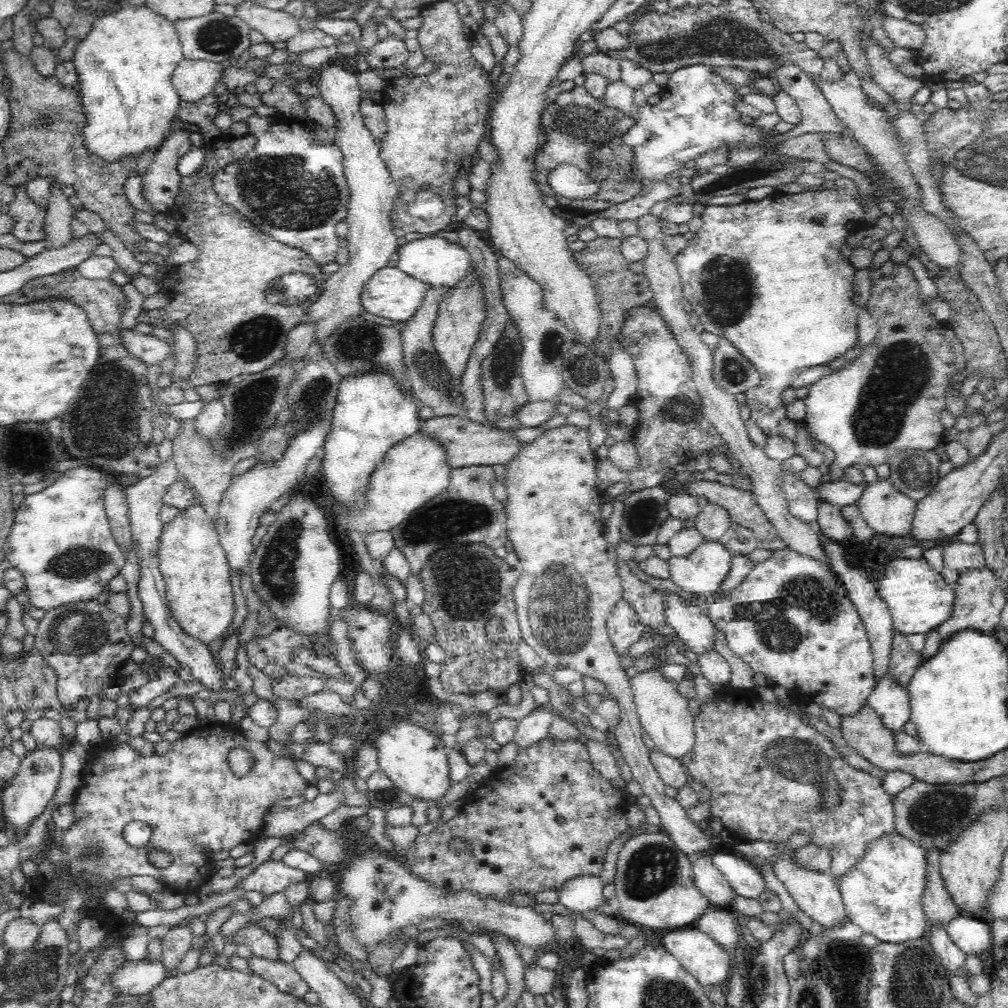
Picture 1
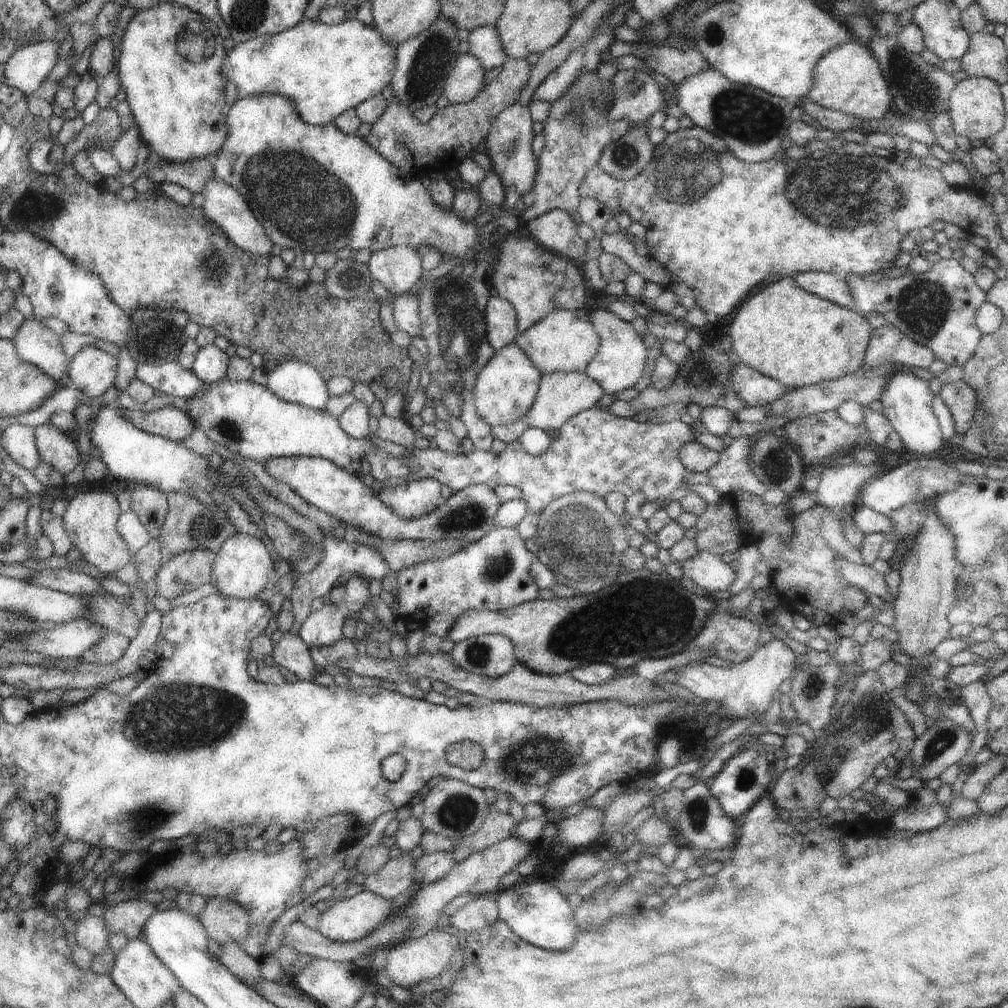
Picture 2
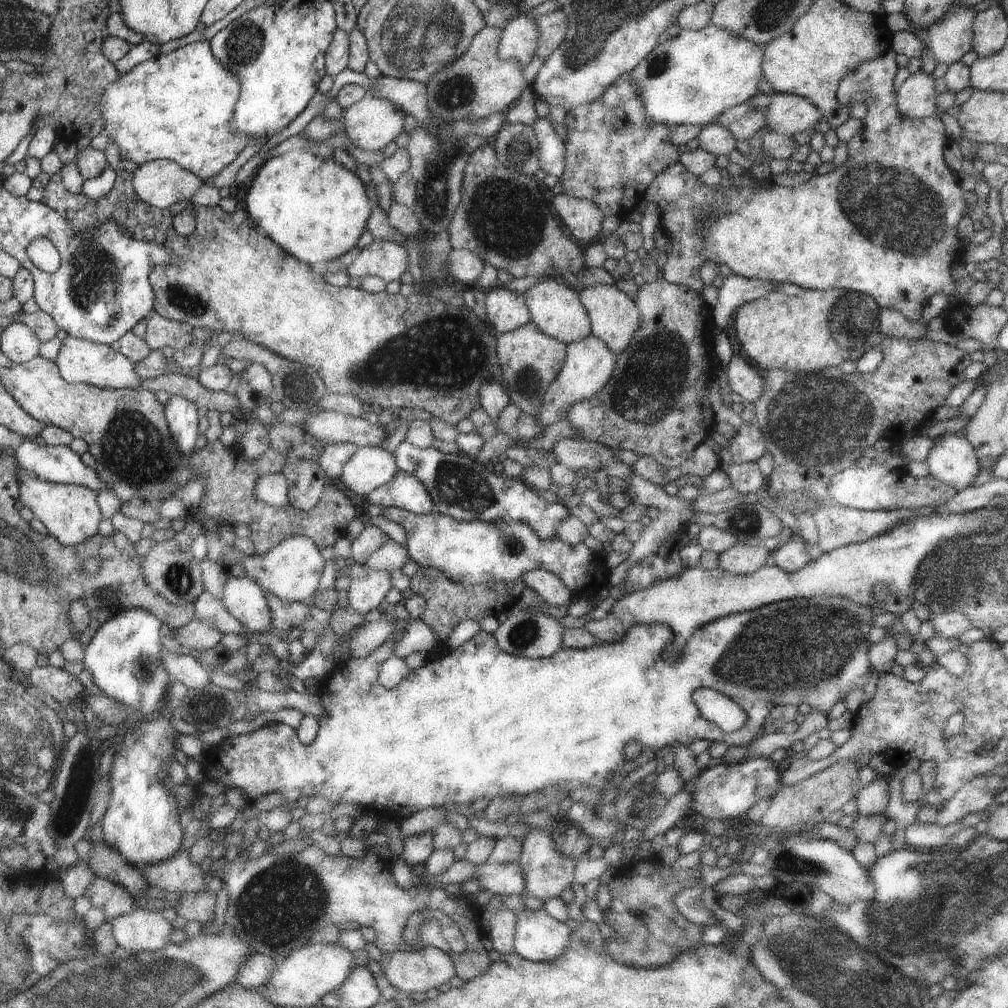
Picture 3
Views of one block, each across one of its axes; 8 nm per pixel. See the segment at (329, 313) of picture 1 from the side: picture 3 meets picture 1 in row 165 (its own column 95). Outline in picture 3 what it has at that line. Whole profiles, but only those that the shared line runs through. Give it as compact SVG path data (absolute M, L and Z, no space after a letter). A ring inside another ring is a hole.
M68 335L61 341L55 362L60 368L61 377L69 383L91 384L105 389L140 389L142 378L136 374L131 360L116 347L90 342Z

